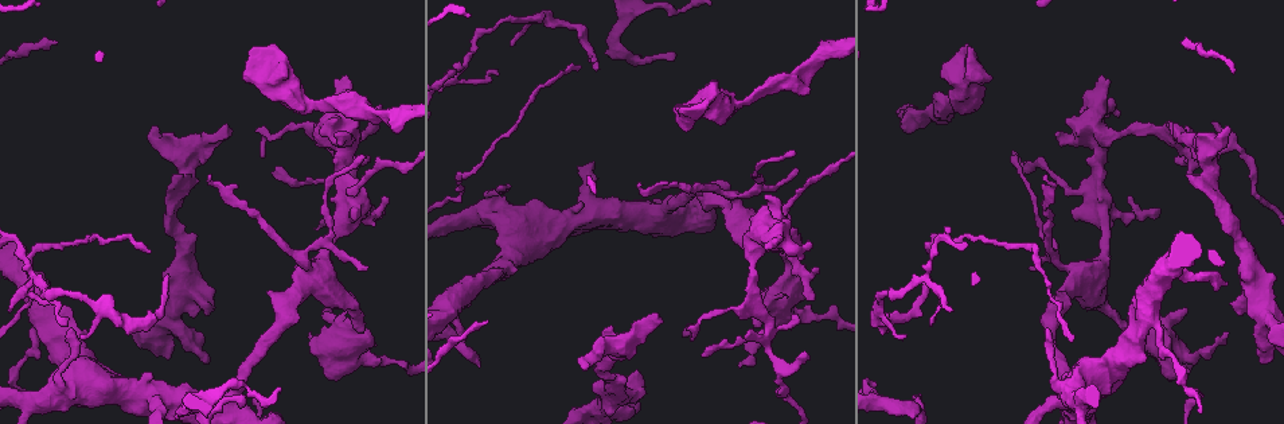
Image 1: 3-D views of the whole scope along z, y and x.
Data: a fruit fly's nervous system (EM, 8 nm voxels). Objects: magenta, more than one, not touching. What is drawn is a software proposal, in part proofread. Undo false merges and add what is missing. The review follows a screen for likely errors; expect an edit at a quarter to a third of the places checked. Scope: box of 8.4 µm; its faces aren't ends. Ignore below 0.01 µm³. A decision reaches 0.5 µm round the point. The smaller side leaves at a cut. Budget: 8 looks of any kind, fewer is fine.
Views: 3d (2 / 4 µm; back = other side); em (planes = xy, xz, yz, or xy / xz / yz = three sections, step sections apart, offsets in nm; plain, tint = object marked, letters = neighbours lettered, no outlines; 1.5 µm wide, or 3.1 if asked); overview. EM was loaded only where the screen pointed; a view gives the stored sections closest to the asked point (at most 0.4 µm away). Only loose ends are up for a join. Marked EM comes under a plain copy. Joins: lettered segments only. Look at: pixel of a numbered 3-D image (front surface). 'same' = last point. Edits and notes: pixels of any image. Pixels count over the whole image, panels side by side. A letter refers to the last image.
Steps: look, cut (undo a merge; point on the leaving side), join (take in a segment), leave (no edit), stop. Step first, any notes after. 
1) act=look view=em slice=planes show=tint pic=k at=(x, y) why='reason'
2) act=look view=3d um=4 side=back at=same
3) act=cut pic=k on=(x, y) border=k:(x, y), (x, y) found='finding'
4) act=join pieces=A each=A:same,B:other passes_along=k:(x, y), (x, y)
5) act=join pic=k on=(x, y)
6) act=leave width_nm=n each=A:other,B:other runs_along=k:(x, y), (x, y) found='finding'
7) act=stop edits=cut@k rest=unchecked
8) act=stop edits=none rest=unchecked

act=look view=3d um=4 pic=1 at=(1188, 175) why='free end'

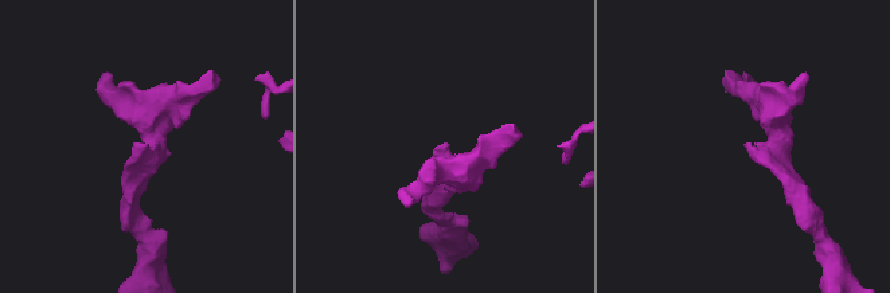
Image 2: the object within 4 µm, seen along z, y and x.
act=look view=em slice=planes show=letters pic=2 at=(139, 143) why='shape alone is not enough'

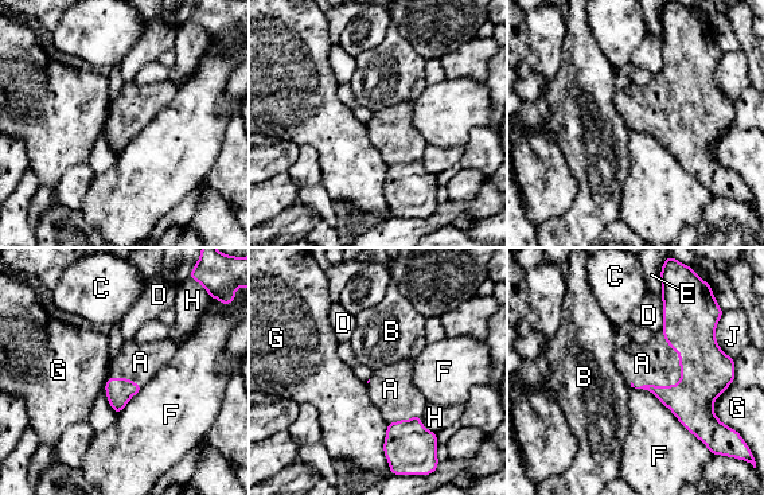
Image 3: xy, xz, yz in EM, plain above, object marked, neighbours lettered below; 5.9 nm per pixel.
act=join pieces=A each=A:same,B:other,C:other,D:other,E:other,F:other,G:other,H:other,J:other found='the cell continues'

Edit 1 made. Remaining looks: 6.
act=look view=overview

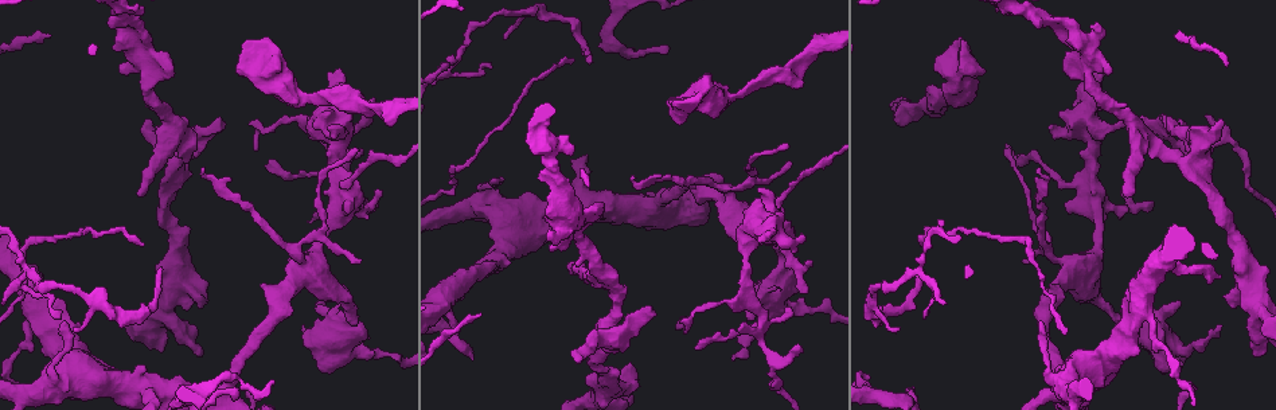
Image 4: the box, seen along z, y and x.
act=look view=3d um=2 pic=4 at=(122, 73) why='free end'

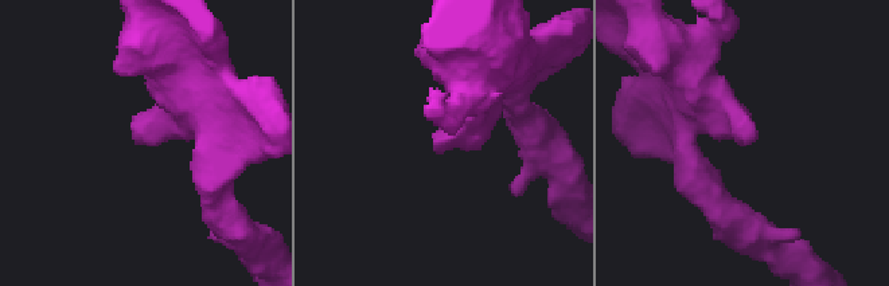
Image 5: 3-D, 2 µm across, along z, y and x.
act=look view=em slice=yz step=8 show=letters pic=5 at=(435, 142)

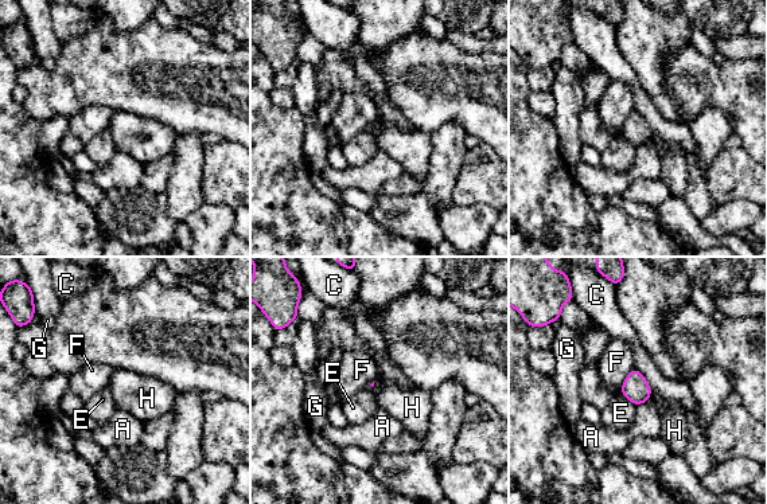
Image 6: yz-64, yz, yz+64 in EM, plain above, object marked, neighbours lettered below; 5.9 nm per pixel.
act=look view=em slice=planes show=letters at=same

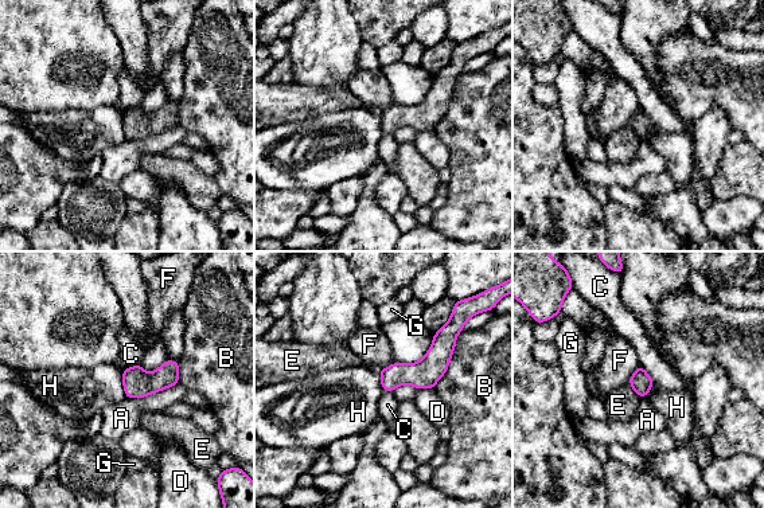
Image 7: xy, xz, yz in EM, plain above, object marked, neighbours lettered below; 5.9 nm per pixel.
act=leave longest_contact=B:400nm each=A:other,B:other,C:other,D:other,E:other,F:other,G:other,H:other border=7:(121, 371), (121, 385), (127, 397) found='no lettered segment goes on from it'

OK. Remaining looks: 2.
act=look view=em slice=planes show=letters pic=4 at=(369, 118) why='tapers out'

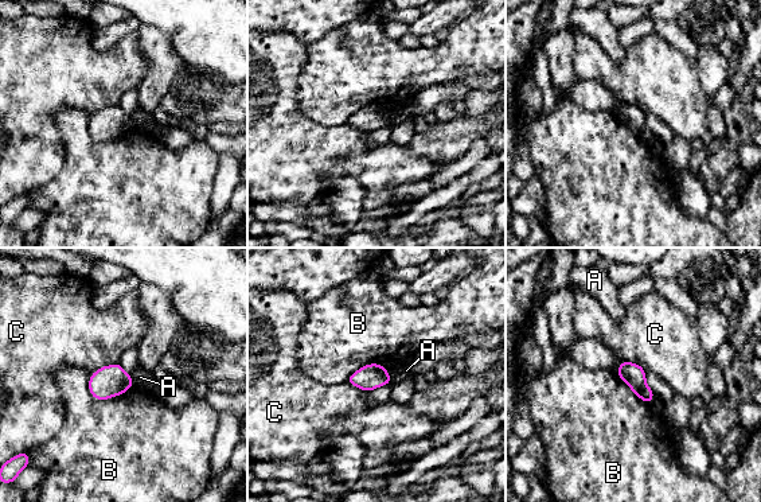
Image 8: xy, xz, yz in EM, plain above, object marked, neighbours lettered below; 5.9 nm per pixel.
act=leave each=A:other,B:other,C:other border=8:(88, 380), (96, 399), (133, 384) found='none of them fits'

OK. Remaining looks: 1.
act=stop edits=join@3 rest=unchecked

